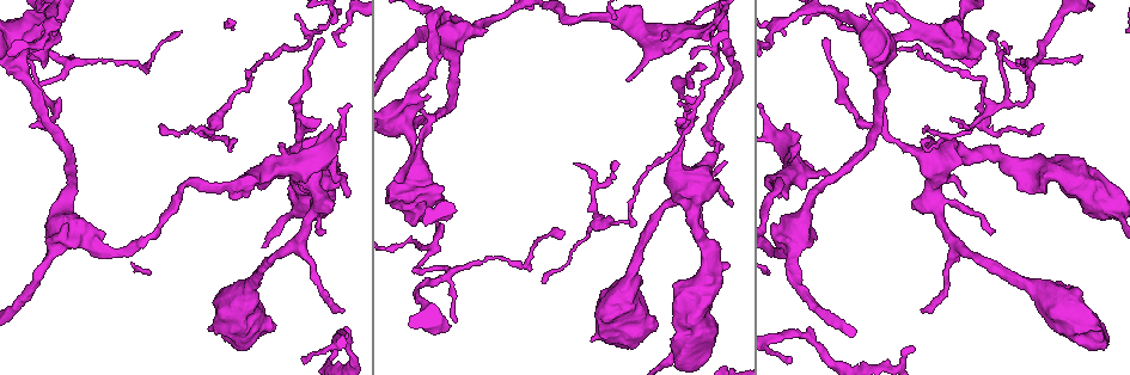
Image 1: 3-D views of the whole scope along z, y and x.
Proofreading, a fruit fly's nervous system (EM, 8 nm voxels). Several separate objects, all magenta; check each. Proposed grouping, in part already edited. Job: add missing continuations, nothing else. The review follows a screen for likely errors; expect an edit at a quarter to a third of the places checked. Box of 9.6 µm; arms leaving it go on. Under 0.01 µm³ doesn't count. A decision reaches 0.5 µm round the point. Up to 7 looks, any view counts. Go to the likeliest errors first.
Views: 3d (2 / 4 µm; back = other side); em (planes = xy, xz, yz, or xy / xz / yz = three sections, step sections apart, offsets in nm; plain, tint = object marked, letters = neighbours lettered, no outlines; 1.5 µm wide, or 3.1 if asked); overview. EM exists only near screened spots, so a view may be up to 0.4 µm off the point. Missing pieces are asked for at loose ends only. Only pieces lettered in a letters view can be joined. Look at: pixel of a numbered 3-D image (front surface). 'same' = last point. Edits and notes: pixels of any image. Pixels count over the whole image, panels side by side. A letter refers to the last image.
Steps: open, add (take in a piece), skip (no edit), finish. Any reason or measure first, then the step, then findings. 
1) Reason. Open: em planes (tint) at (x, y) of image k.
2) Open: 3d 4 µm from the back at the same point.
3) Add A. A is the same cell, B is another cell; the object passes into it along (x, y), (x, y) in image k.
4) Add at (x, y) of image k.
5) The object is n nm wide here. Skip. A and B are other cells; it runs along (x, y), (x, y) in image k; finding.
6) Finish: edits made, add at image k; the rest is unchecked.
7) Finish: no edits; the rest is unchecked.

An open end. Open: 3d 4 µm at (913, 351) of image 1.

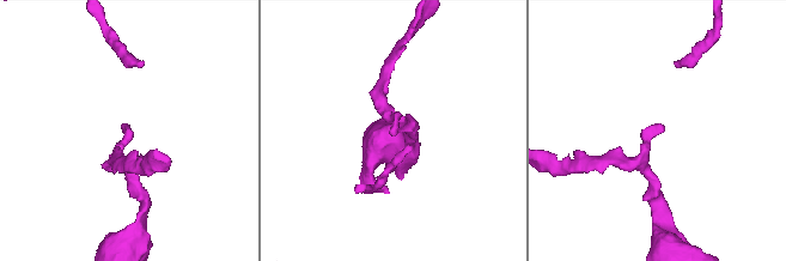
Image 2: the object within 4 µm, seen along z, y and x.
Open: em planes (tint) at (122, 127) of image 2.

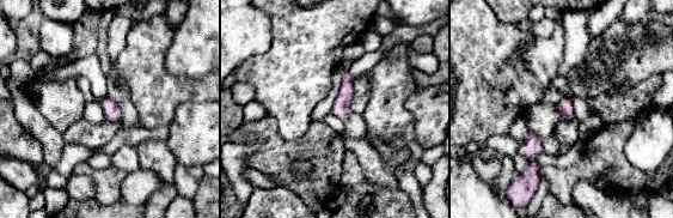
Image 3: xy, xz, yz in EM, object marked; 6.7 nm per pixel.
See the neighbours. Open: em planes (letters) at the same point.

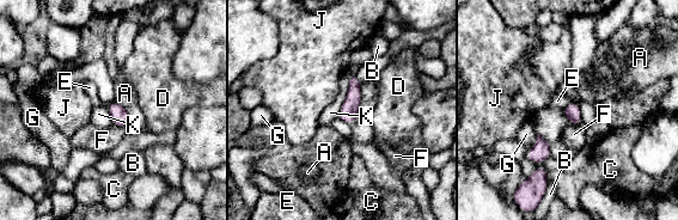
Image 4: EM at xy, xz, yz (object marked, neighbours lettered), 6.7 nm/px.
The longest contact is with K, 260 nm. Skip. A, B, C, D, E, F, G, J and K are other cells; no lettered piece goes on from it.

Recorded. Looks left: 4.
Open: em planes (letters) at (712, 152) of image 1.

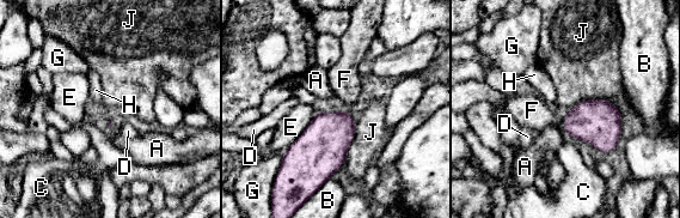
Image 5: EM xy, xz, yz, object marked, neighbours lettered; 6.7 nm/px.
Add F. F is the same cell, A, B, C, D, E, G, H and J are other cells; the object passes into it along (598, 122), (564, 126), (532, 111) in image 5; the neuron continues.

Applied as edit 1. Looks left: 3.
Finish: edits made, add at image 5; the rest is unchecked.

